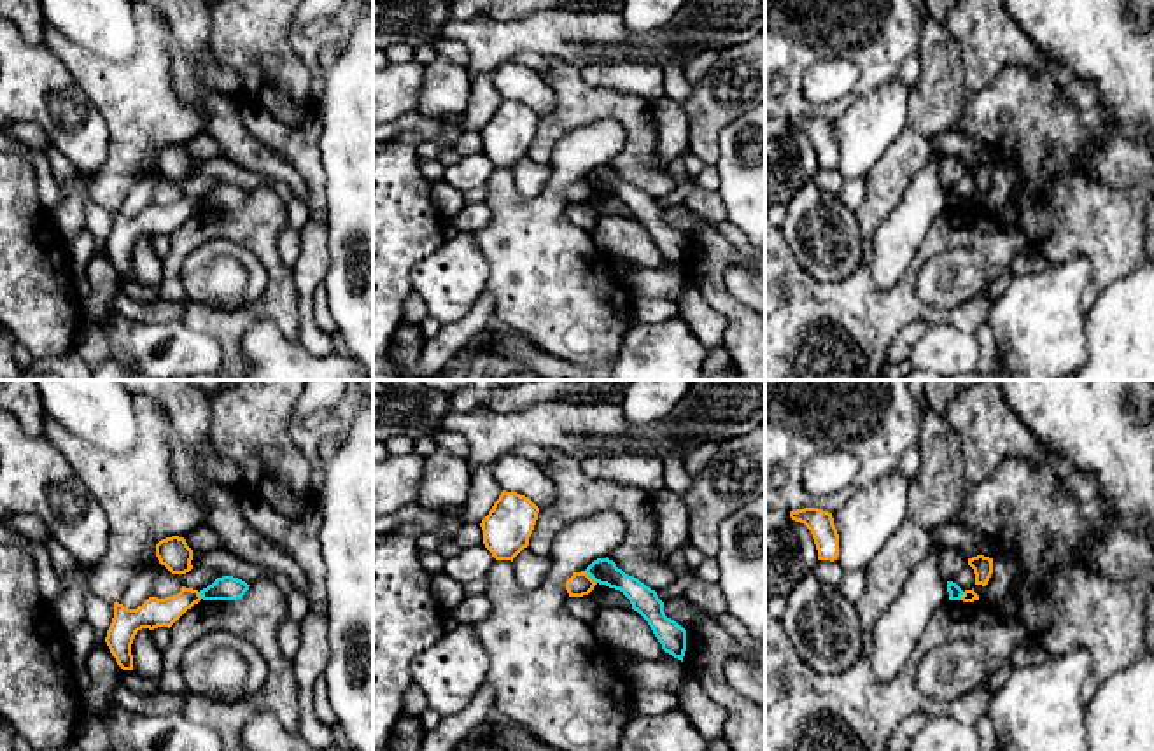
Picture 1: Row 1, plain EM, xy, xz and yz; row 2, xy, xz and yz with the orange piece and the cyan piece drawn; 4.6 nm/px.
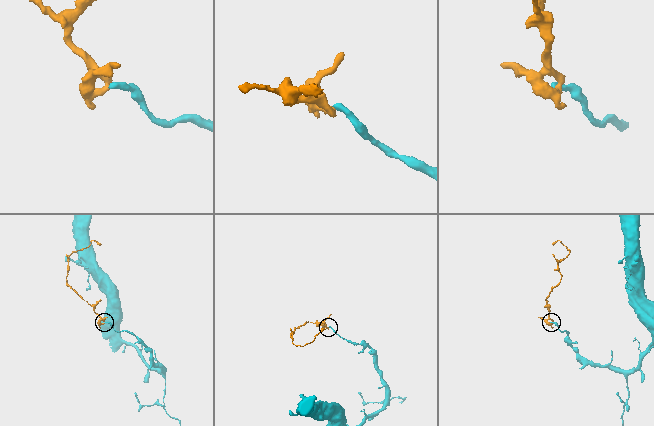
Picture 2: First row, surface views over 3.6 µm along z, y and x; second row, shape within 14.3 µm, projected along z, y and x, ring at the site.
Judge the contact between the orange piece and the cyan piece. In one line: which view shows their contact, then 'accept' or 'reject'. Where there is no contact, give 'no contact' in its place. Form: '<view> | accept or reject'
xz | reject

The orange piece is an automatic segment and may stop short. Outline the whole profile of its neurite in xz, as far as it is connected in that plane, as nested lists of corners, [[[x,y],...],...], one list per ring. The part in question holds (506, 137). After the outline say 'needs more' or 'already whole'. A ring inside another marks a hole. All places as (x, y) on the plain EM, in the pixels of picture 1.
[[[503,98],[482,128],[483,152],[496,168],[511,168],[529,154],[539,116],[525,103]]] | already whole

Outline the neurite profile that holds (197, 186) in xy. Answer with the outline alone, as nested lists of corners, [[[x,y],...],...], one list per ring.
[[[191,177],[186,182],[175,182],[175,184],[180,187],[182,194],[200,200],[208,193],[212,193],[217,186],[222,186],[224,182],[207,177]]]

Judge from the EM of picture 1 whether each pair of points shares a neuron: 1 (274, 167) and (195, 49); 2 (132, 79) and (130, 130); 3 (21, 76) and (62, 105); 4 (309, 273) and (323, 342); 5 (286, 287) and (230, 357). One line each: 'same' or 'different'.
1: different
2: same
3: same
4: same
5: same

